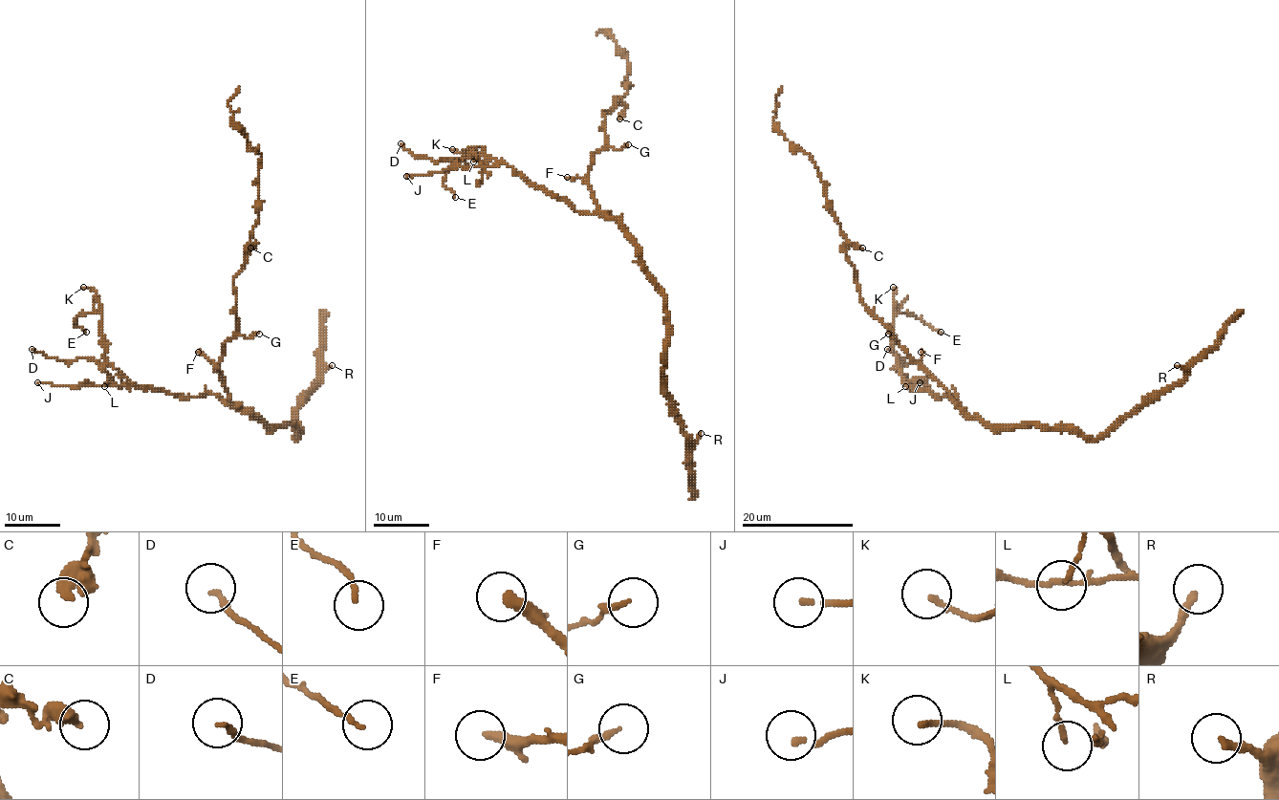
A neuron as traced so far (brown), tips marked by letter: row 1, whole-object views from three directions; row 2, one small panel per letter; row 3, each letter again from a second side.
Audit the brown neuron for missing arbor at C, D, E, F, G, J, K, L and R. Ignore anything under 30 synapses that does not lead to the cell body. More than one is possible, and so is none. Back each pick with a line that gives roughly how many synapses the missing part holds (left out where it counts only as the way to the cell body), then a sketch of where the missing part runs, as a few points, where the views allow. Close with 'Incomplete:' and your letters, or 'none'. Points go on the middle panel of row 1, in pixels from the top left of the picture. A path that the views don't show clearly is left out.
F: 30 synapses; course (567, 177), (533, 155), (531, 146), (519, 137), (515, 95), (512, 93)
Incomplete: F

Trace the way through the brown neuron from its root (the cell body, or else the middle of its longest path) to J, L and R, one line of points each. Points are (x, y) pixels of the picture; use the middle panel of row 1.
J: (597, 204), (597, 212), (576, 210), (568, 202), (531, 185), (505, 164), (453, 167), (406, 176)
L: (597, 204), (597, 212), (576, 210), (568, 202), (531, 185), (505, 164), (483, 167), (477, 161), (473, 162)
R: (597, 204), (638, 248), (642, 270), (663, 297), (667, 330), (663, 389), (682, 431), (691, 441), (701, 433)

